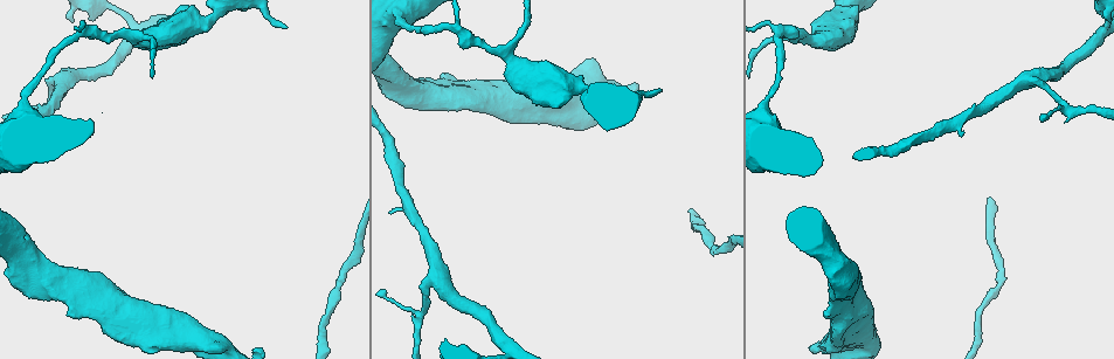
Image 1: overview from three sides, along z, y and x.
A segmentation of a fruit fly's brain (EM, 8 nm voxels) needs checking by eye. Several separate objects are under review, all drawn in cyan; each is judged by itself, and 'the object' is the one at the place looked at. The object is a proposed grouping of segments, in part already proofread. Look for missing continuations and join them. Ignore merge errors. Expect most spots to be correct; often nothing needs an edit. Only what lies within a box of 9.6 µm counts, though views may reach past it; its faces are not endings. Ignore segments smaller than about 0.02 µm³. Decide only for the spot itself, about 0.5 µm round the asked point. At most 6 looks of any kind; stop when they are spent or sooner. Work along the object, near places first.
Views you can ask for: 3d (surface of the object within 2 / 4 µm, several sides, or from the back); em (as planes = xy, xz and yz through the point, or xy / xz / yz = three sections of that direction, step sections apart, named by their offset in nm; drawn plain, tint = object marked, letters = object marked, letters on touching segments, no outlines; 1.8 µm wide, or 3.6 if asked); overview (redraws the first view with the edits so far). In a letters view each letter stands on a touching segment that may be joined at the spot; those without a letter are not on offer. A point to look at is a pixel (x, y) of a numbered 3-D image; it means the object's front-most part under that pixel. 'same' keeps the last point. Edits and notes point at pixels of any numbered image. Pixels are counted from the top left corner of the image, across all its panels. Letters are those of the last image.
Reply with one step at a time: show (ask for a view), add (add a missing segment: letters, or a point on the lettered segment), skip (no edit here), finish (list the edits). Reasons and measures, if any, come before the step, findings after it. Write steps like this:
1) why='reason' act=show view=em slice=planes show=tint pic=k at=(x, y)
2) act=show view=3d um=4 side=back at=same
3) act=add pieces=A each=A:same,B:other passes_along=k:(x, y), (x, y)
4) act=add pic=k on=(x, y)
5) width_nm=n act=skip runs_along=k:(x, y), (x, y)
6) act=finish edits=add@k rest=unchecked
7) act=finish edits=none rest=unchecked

why='end of a long branch' act=show view=em slice=yz step=4 show=letters pic=1 at=(660, 91)

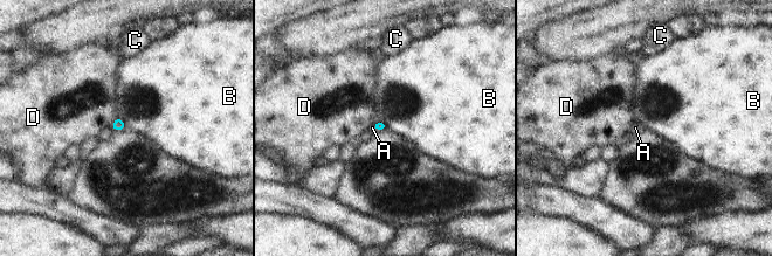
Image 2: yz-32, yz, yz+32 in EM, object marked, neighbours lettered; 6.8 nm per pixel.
why='another direction' act=show view=em slice=planes show=letters at=same

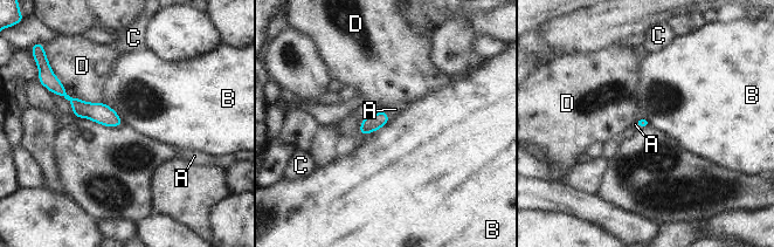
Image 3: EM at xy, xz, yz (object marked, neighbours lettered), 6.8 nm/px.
act=add pieces=A each=A:same,B:other,C:other,D:other passes_along=3:(379, 119), (388, 116), (395, 109) found='the neuron continues'

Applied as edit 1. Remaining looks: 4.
act=show view=overview

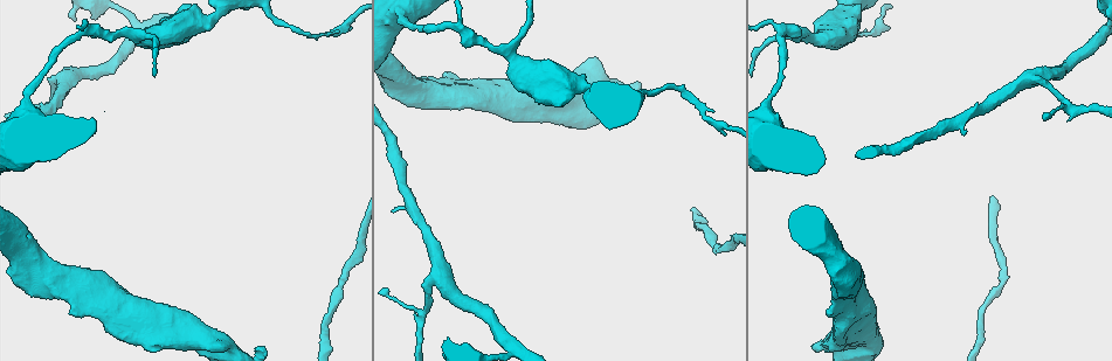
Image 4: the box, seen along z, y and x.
why='branch stops here' act=show view=3d um=2 pic=4 at=(964, 131)

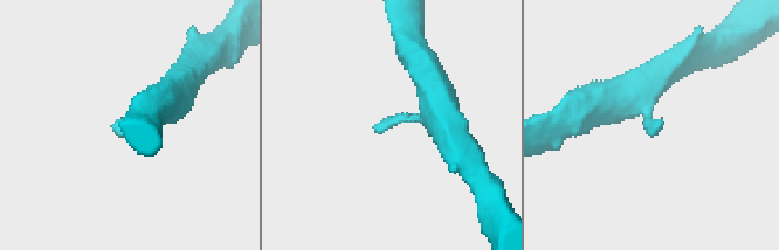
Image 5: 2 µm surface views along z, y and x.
why='now the EM' act=show view=em slice=planes show=tint pic=5 at=(659, 119)

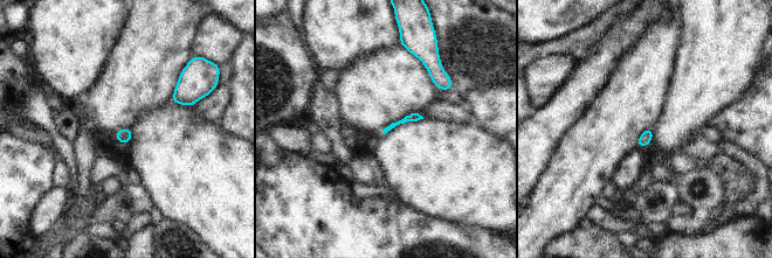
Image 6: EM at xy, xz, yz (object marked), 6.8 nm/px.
why='what lies round it' act=show view=em slice=planes show=letters at=same

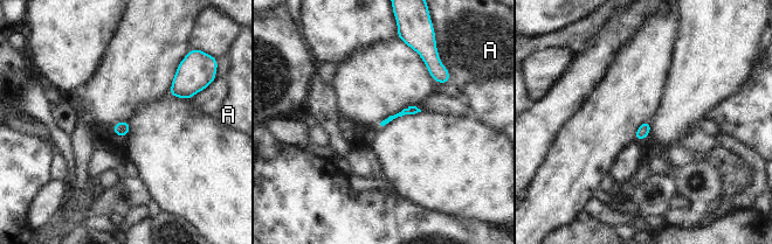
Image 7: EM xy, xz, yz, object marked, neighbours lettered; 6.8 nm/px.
longest_contact=A:70nm act=skip each=A:other border=7:(447, 71), (450, 79) found='no lettered segment goes on from it'

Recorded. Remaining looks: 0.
act=finish edits=add@3 rest=unchecked

